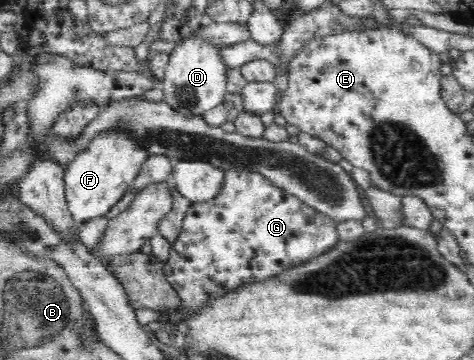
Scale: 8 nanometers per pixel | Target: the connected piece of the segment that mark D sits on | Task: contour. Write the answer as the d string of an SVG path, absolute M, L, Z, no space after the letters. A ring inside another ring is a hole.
M193 35L177 44L171 51L160 87L164 91L165 103L173 110L190 118L201 116L223 103L225 93L228 92L226 90L228 80L225 74L228 67L221 62L221 56L217 51L219 51L217 46L199 40Z

